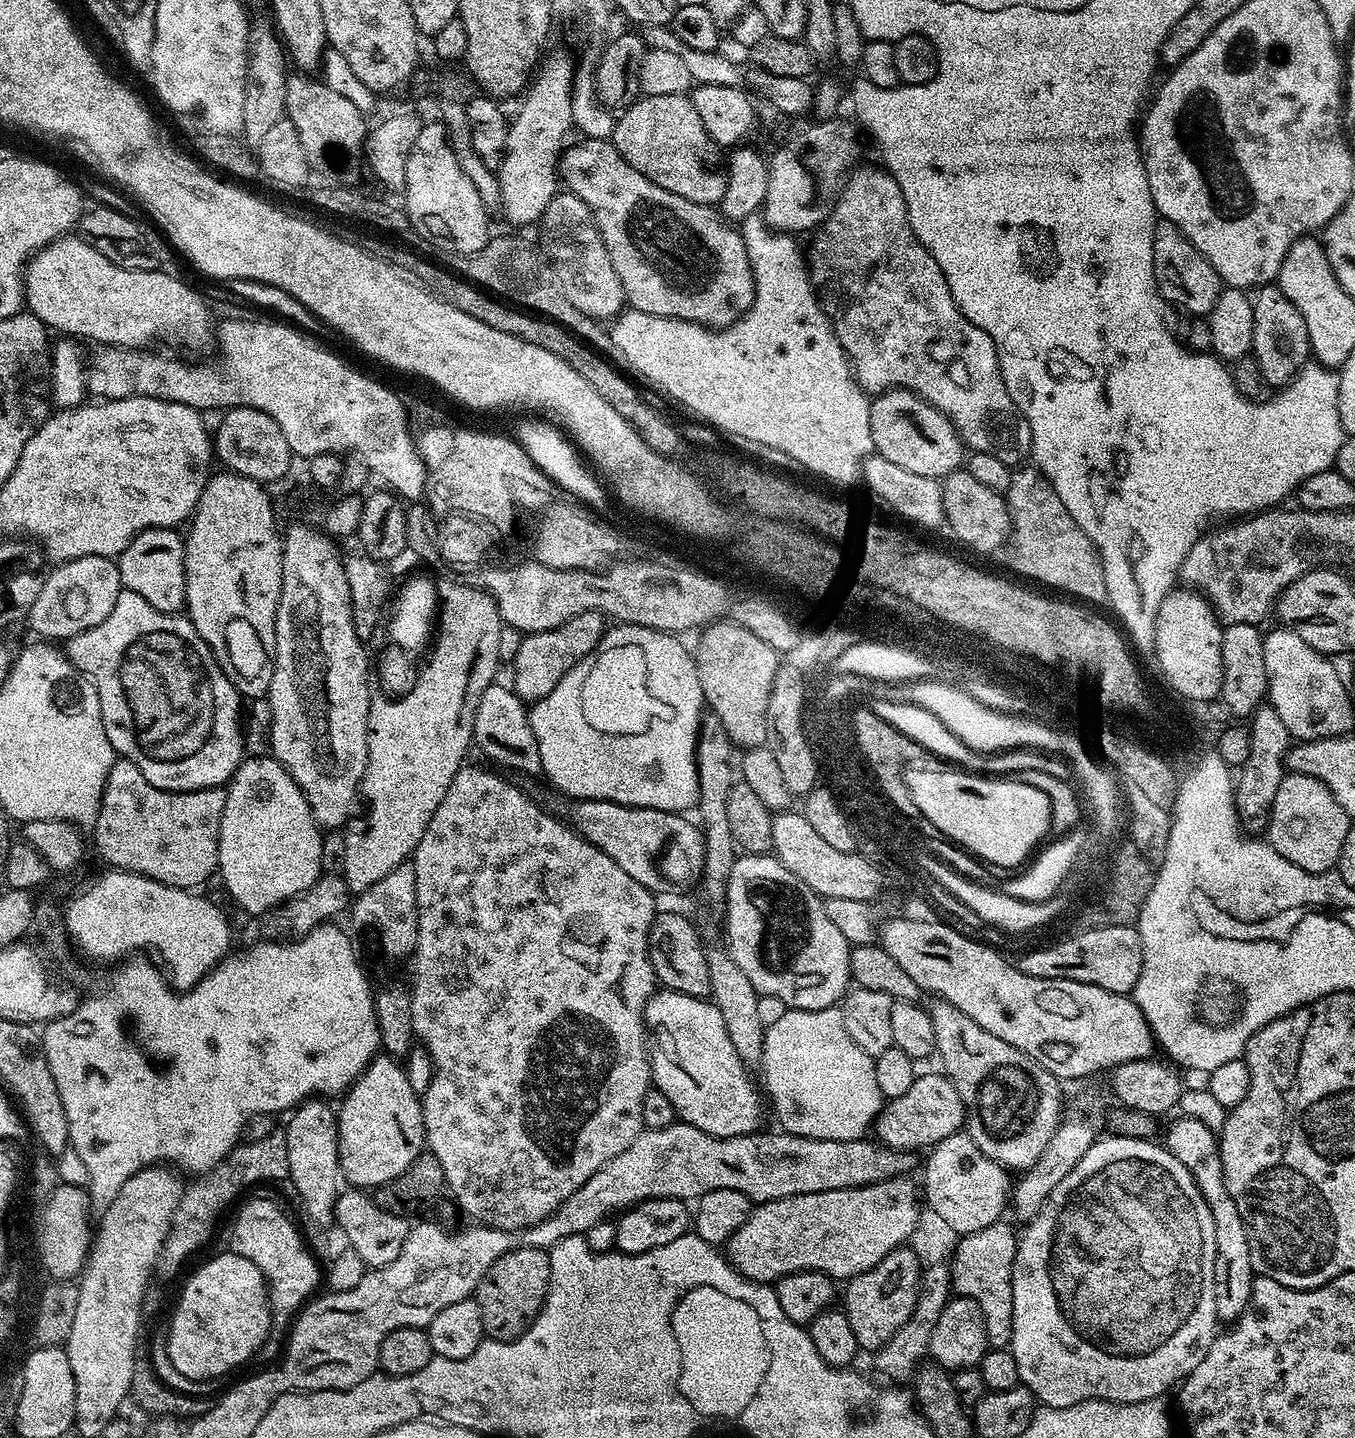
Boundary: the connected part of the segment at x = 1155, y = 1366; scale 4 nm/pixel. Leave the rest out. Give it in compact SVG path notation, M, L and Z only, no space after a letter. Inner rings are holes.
M1133 1136L1097 1138L1082 1154L1082 1162L1052 1188L1050 1198L1042 1210L1030 1221L1016 1245L1016 1261L1012 1267L1014 1290L1014 1326L1010 1351L1018 1362L1020 1384L1029 1388L1037 1401L1045 1408L1074 1406L1087 1400L1109 1400L1115 1404L1133 1404L1143 1400L1163 1397L1177 1387L1202 1358L1218 1335L1218 1321L1214 1306L1214 1218L1210 1206L1202 1198L1190 1170L1170 1154L1163 1143L1151 1139L1139 1140Z

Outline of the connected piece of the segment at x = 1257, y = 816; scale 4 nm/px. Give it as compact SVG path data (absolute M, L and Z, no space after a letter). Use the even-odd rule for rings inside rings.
M1263 704L1255 709L1249 719L1248 729L1250 755L1239 771L1240 776L1237 775L1234 791L1241 827L1247 833L1258 834L1267 827L1274 796L1286 775L1286 759L1292 739L1282 718L1270 704Z

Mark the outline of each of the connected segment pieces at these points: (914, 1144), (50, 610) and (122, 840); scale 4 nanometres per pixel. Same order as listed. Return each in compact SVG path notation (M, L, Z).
M936 1072L917 1075L914 1086L910 1086L902 1098L885 1103L874 1125L874 1136L879 1143L887 1148L897 1148L900 1152L912 1152L916 1148L927 1149L942 1142L942 1138L952 1136L965 1127L964 1103L958 1098L955 1084L947 1076Z
M83 556L57 563L53 568L56 569L44 576L44 588L38 594L40 608L28 612L26 620L44 632L60 632L61 641L67 642L77 632L98 626L114 610L122 590L120 566L110 556Z
M117 758L104 783L100 809L96 815L94 833L96 848L105 865L122 872L136 872L151 880L175 888L199 889L218 872L218 838L222 826L222 810L226 810L226 791L223 787L197 792L167 792L150 782L134 762Z

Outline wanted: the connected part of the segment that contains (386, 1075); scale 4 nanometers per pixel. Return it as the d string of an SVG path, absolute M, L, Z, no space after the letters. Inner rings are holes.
M377 1054L338 1104L340 1175L353 1189L375 1190L398 1178L425 1151L424 1105L399 1059Z

